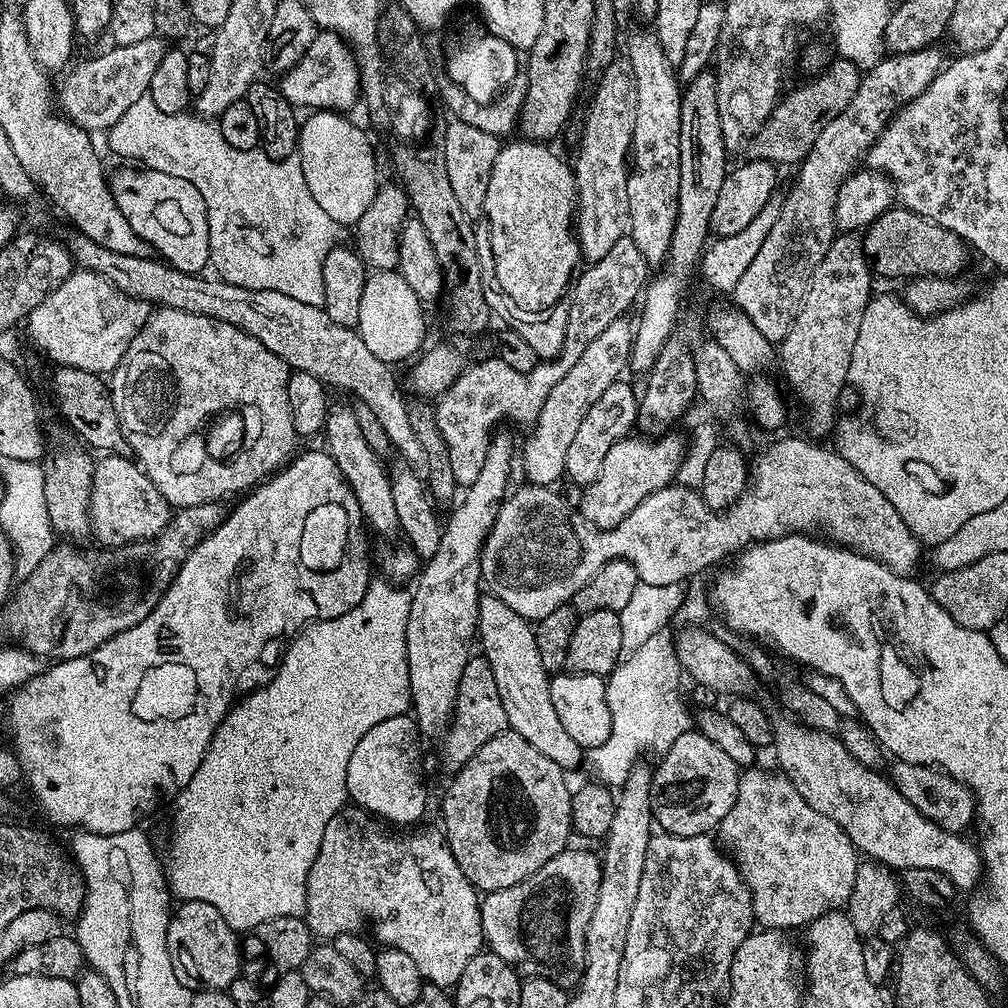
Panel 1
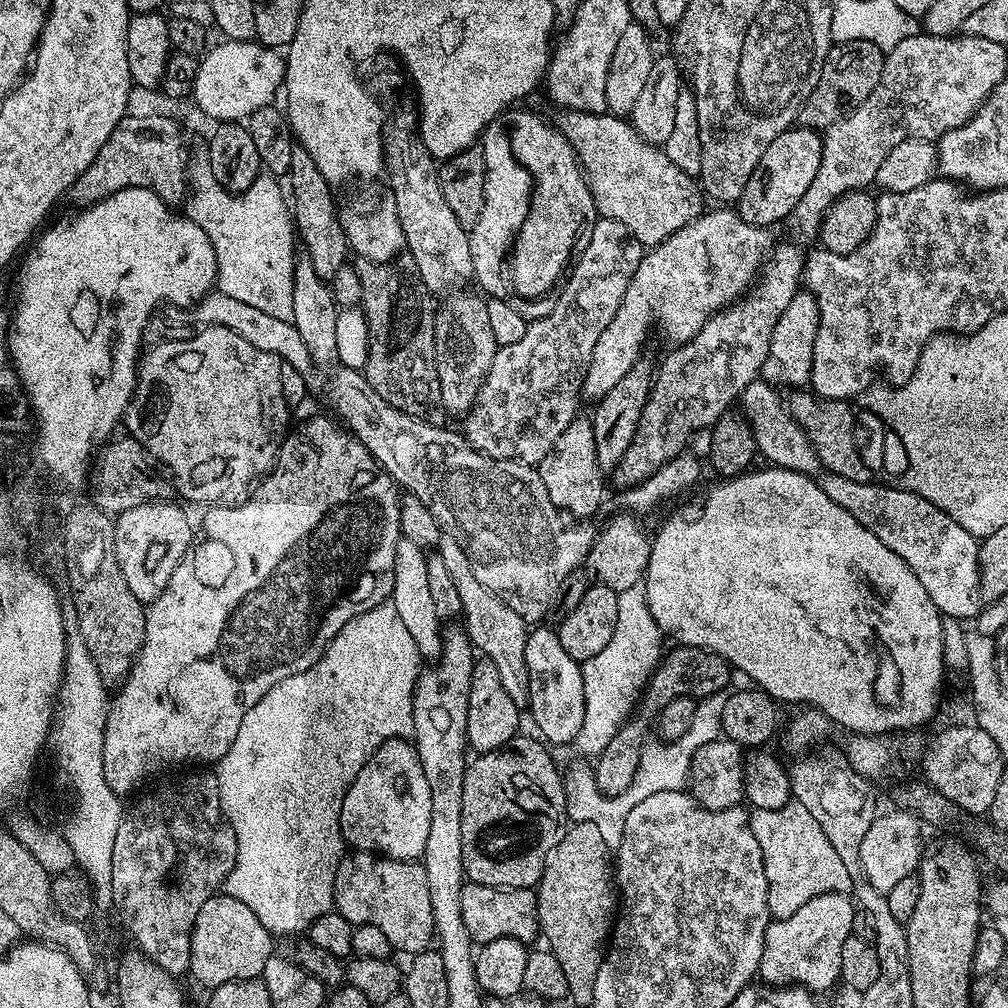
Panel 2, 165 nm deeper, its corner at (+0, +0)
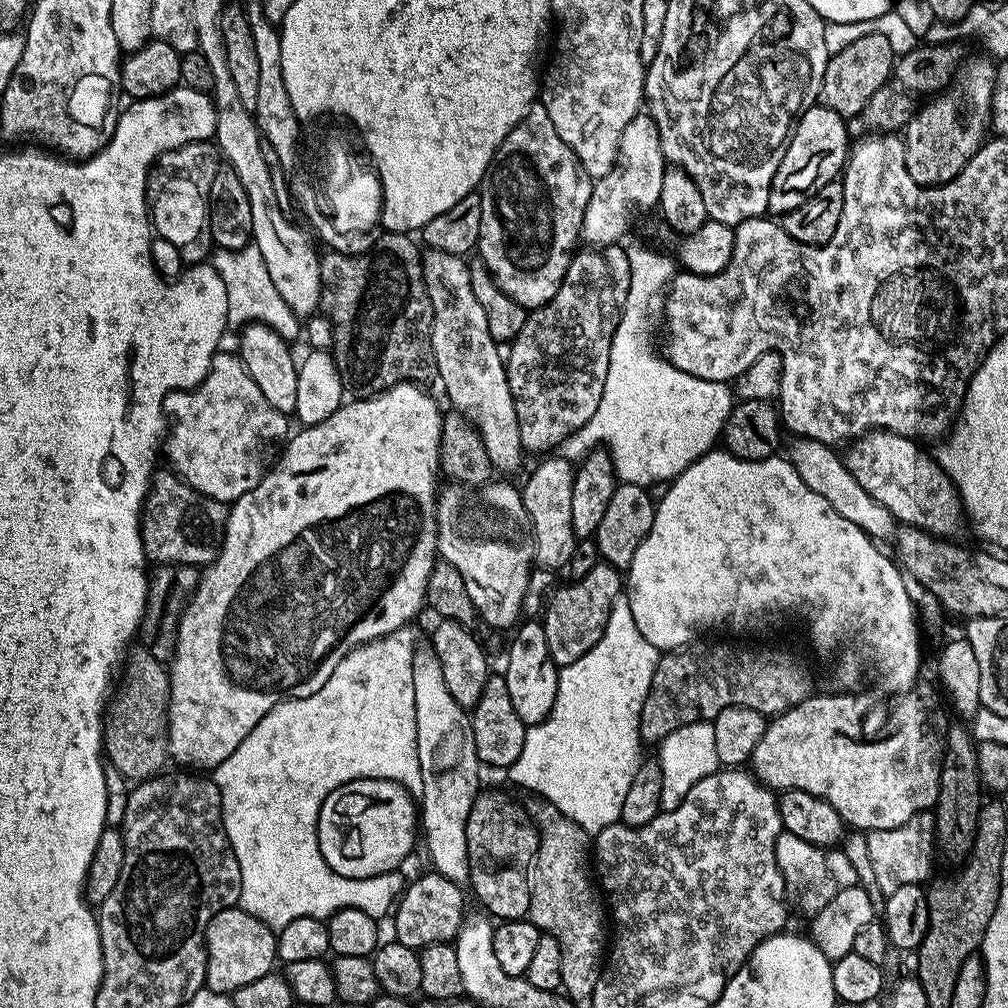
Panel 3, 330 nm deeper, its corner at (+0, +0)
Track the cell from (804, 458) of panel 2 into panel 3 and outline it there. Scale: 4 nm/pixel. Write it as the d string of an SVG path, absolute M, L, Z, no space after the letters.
M796 438L791 442L793 443L792 449L786 452L787 459L791 460L802 482L806 482L806 486L810 486L814 494L822 494L822 498L826 498L826 502L830 502L830 506L834 506L834 510L842 514L842 518L854 522L854 526L861 528L873 540L885 542L884 540L893 539L894 521L890 510L886 510L882 502L874 502L874 498L870 498L870 494L866 494L866 490L858 486L854 474L846 470L841 453L833 445L803 438Z

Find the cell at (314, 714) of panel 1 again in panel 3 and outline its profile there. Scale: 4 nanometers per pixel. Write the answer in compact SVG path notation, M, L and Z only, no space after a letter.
M408 626L399 628L391 632L389 636L384 636L380 640L371 640L369 644L363 644L350 654L346 654L346 658L342 658L342 662L338 662L338 666L334 666L334 674L330 674L330 678L326 678L326 686L322 686L322 690L318 690L318 694L310 694L310 698L283 700L281 704L274 706L270 710L270 714L266 714L266 718L262 718L262 722L258 722L258 726L254 726L254 730L250 730L250 734L246 734L246 738L242 738L238 750L234 750L234 754L230 754L230 758L226 758L226 762L222 762L214 769L214 779L222 798L224 829L228 835L230 846L234 850L234 858L238 858L238 870L242 874L239 907L254 914L254 918L262 921L267 928L273 930L285 928L290 926L290 922L294 922L294 918L318 918L327 921L329 916L343 908L357 908L380 922L383 921L383 916L387 912L389 915L393 911L394 905L404 894L406 879L404 880L403 871L400 870L387 872L374 878L342 878L342 874L330 870L330 866L326 864L326 858L322 858L322 850L318 846L318 814L322 802L326 802L326 798L334 790L338 790L338 786L346 786L346 782L355 780L393 780L406 789L412 797L422 796L422 766L418 762L418 730L416 729L416 710L414 708L414 658L418 641L416 641L415 634L411 632L412 630Z

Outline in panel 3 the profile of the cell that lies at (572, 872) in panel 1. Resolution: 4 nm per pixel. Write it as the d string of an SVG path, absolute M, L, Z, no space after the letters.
M428 870L425 876L420 876L416 881L409 883L404 889L394 908L396 916L395 943L410 946L417 950L428 944L447 944L455 941L464 925L466 911L464 912L465 889L453 882L450 878L440 875L435 870Z

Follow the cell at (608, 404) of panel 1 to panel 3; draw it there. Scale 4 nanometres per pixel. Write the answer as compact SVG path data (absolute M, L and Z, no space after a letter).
M567 459L544 460L522 484L524 505L528 519L532 521L532 535L536 537L535 563L544 568L561 568L567 565L568 559L576 545L578 537L574 534L570 522L570 494L574 468Z

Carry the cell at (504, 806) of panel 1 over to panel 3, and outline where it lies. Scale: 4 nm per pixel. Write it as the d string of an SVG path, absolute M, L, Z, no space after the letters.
M481 791L476 797L466 826L466 840L468 842L468 869L470 871L470 885L476 891L480 904L489 917L497 921L523 920L529 915L532 907L532 882L530 869L532 861L536 859L536 852L540 848L540 834L536 825L528 817L523 803L518 799L508 800L504 792Z

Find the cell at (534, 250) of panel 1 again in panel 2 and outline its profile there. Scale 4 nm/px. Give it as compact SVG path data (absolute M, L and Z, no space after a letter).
M515 112L511 113L512 128L508 137L514 158L518 158L532 176L532 199L510 253L510 288L515 295L517 292L528 300L522 304L525 313L540 314L553 295L552 285L561 283L573 259L572 247L580 231L584 232L597 219L598 213L581 163L560 128L551 128L532 112Z

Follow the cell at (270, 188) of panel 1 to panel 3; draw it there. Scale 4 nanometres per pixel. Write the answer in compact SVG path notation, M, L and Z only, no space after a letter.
M244 246L239 250L220 250L211 257L210 263L218 270L222 282L226 282L229 325L265 324L281 334L295 330L298 318L292 313L290 306L282 302L282 294L278 294L274 282L270 282L270 274L266 274L266 262L259 249Z

